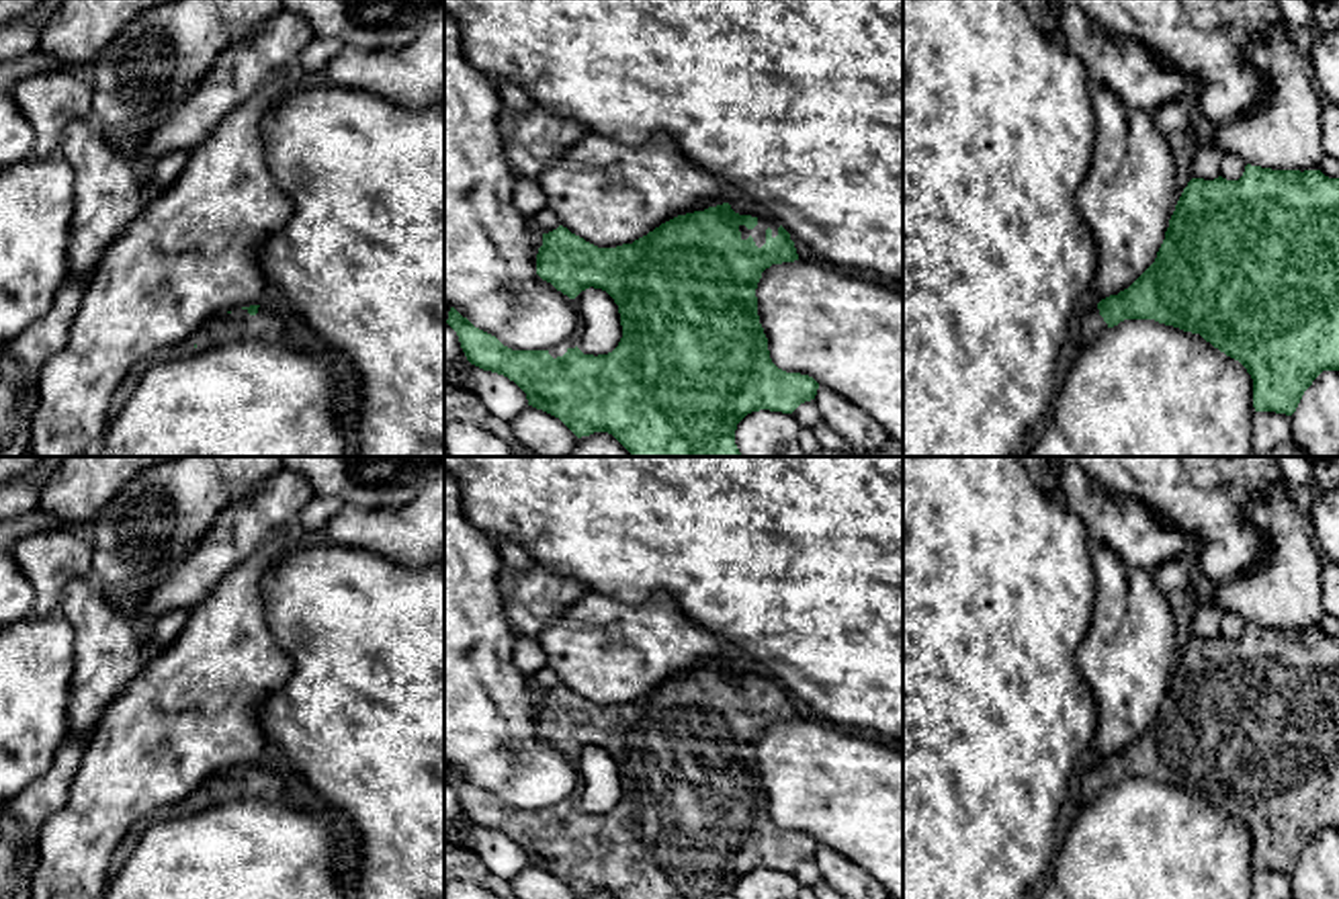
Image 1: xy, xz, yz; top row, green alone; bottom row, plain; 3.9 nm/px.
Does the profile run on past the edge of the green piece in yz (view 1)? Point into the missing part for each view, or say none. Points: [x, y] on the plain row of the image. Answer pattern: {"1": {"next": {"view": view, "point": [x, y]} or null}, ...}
{"1": {"next": {"view": "yz", "point": [1092, 785]}}}

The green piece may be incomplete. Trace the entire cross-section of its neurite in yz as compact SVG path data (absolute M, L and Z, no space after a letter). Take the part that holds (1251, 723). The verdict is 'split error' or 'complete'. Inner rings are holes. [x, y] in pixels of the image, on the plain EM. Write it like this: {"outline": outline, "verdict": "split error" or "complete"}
{"outline": "M1251 623L1239 639L1192 637L1175 663L1155 721L1128 747L1089 764L1077 778L1083 807L1124 778L1155 778L1200 793L1247 827L1255 870L1292 874L1323 829L1339 829L1339 637L1321 629L1271 629Z", "verdict": "split error"}

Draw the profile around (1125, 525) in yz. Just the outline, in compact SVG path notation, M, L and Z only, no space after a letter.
M1044 463L1065 496L1065 508L1079 516L1087 530L1089 545L1110 547L1128 567L1153 571L1165 561L1187 555L1194 549L1194 537L1167 526L1138 498L1108 491L1091 481L1079 467Z

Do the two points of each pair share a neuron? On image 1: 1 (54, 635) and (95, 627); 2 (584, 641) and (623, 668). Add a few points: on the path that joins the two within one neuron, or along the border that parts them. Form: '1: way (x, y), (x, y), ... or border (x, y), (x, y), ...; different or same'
1: border (58, 611), (74, 635), (72, 678); different
2: way (594, 648), (613, 658); same

